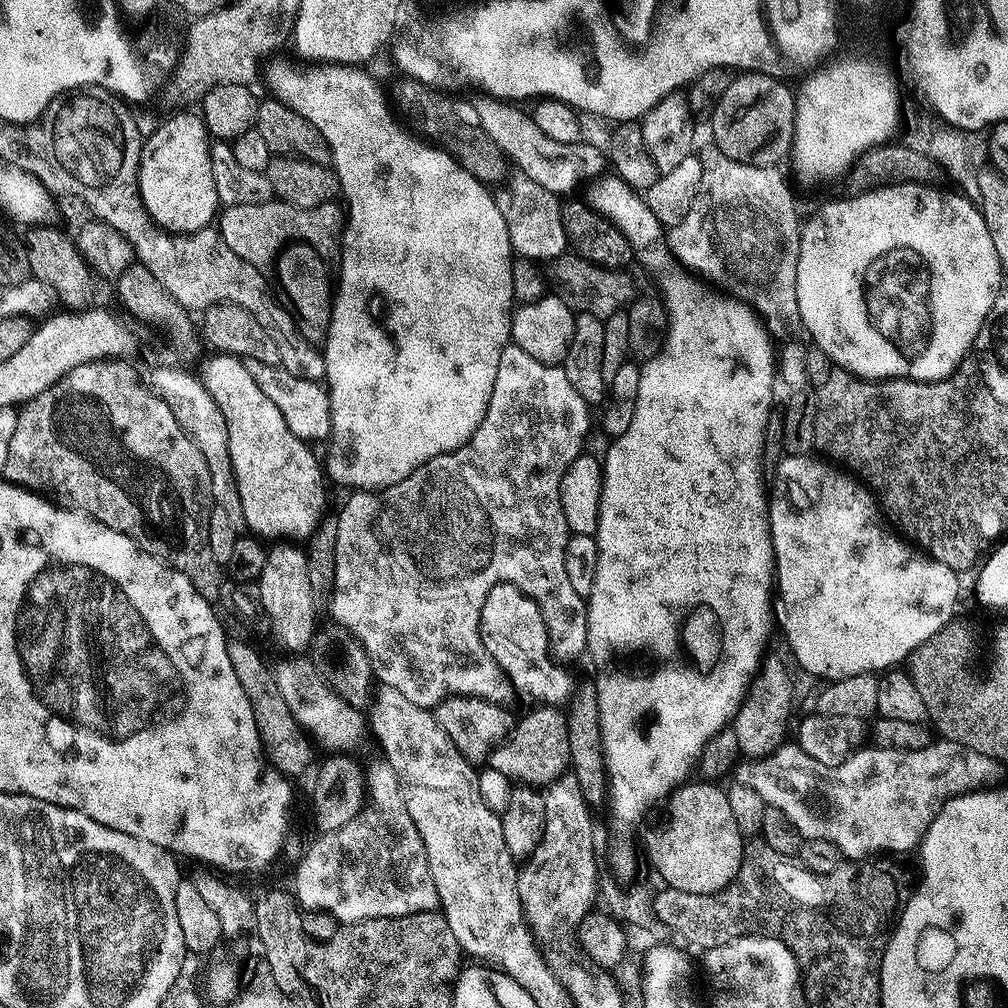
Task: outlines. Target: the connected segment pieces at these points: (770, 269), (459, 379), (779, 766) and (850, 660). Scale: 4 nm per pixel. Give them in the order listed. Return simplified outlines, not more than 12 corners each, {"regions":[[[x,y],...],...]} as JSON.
{"regions":[[[698,164],[672,250],[799,321],[802,216],[776,166]],[[360,66],[297,102],[346,227],[322,345],[348,490],[478,430],[496,196]],[[943,738],[835,766],[799,743],[734,780],[845,857],[915,849],[1005,765]],[[782,455],[784,632],[824,682],[880,674],[956,580],[859,479]]]}

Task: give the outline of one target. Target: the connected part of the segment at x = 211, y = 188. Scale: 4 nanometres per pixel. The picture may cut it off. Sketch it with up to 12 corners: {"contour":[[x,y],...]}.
{"contour":[[199,111],[143,141],[140,194],[169,233],[207,228],[222,205]]}

